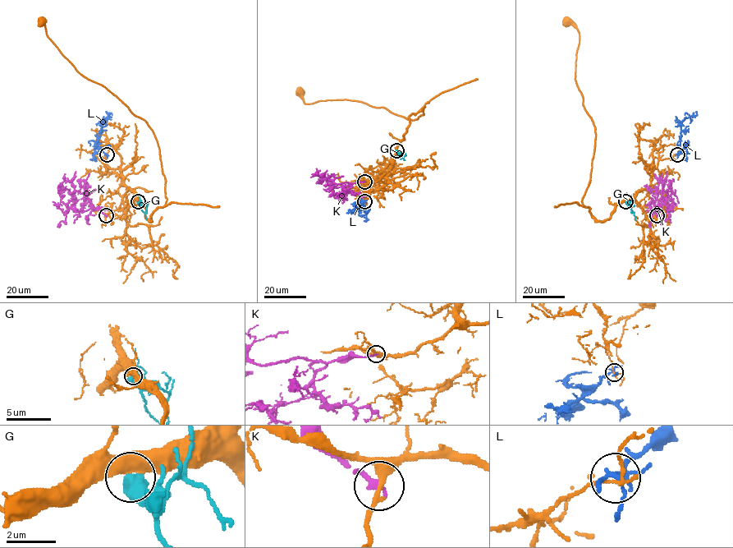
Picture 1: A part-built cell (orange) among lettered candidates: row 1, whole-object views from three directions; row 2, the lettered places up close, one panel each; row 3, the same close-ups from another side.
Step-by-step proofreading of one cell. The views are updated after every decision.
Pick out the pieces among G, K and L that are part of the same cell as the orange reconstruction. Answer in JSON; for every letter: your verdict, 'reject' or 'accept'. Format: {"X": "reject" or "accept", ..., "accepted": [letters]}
{"G": "reject", "K": "reject", "L": "reject", "accepted": []}

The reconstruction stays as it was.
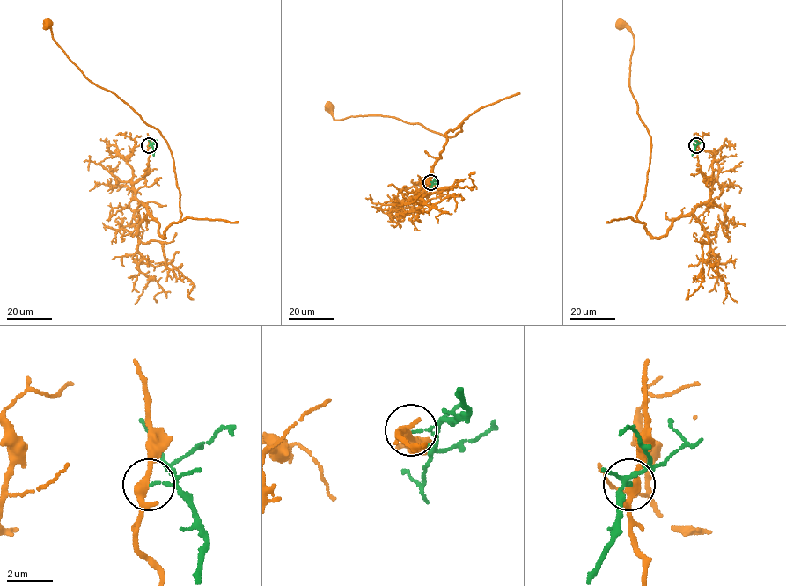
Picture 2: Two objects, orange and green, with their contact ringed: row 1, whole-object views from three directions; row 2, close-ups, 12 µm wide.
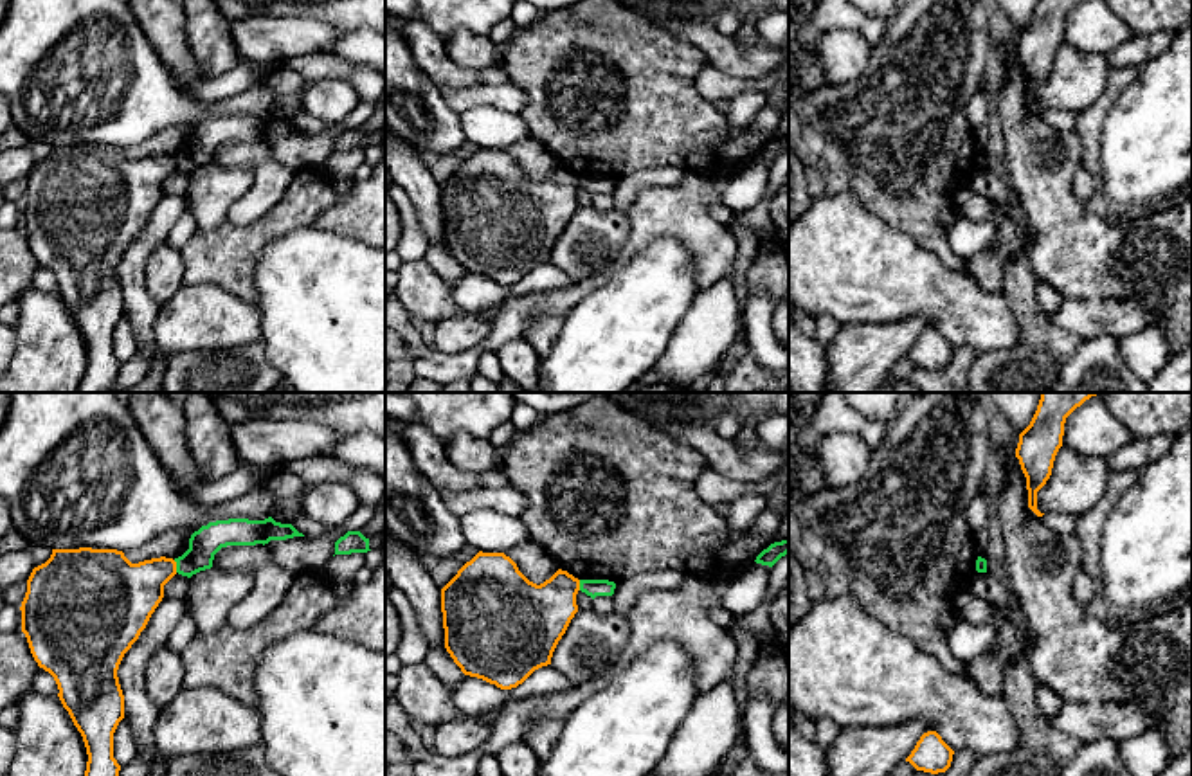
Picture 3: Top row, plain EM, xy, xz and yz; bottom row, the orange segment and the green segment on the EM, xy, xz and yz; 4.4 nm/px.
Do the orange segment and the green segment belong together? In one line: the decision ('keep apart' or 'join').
keep apart

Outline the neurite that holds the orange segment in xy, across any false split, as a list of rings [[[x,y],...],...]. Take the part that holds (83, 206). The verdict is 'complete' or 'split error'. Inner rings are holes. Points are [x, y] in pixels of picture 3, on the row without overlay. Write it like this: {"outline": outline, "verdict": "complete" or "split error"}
{"outline": [[[52,146],[50,155],[34,164],[27,176],[22,198],[22,229],[40,265],[49,268],[58,281],[58,293],[83,333],[88,358],[77,393],[112,393],[121,362],[113,355],[113,329],[124,315],[124,292],[117,266],[124,250],[139,236],[151,211],[164,194],[164,182],[176,171],[173,155],[151,155],[131,160],[117,146]]], "verdict": "complete"}

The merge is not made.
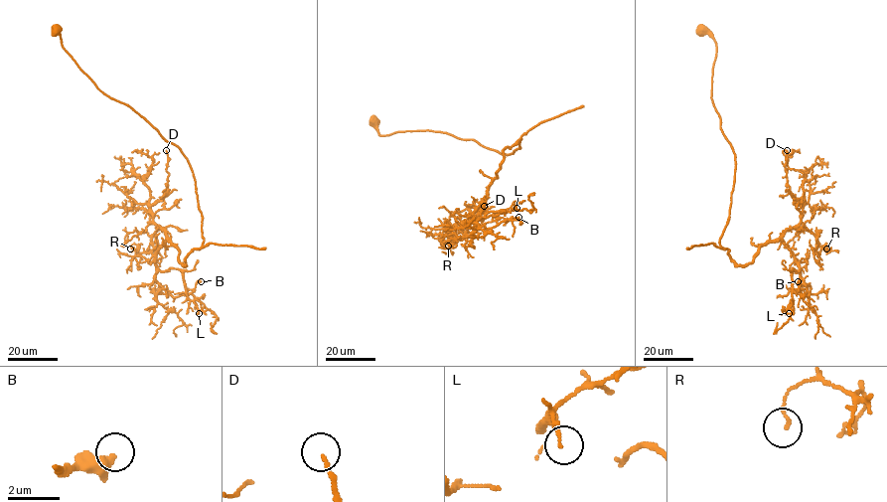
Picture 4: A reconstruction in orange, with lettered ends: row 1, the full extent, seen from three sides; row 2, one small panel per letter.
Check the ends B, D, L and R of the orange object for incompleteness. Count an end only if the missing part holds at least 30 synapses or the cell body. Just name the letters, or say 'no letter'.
no letter

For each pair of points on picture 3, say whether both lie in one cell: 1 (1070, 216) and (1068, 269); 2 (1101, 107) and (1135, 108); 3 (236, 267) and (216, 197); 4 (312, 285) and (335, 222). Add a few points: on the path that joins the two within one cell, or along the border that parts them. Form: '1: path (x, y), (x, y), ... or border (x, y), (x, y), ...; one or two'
1: path (1068, 229), (1068, 256); one
2: border (1137, 72), (1104, 119), (1101, 148); two
3: border (225, 222), (198, 231); two
4: border (312, 224), (350, 234), (366, 245); two

